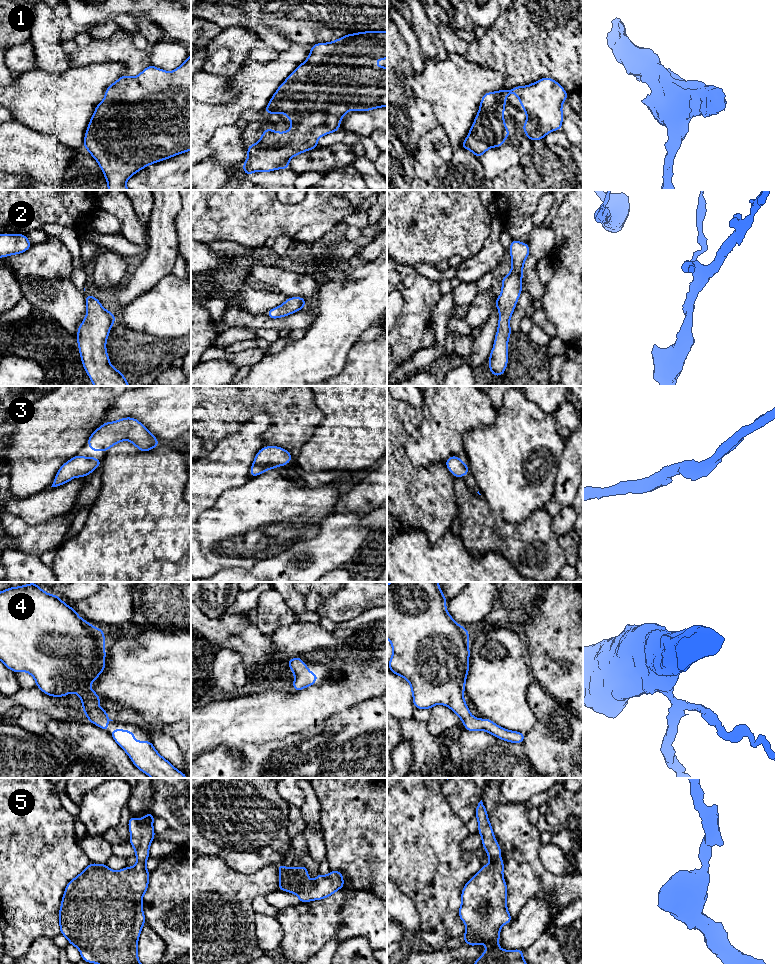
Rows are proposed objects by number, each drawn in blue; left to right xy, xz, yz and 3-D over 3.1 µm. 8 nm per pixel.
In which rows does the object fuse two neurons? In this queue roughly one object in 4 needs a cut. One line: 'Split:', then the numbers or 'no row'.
Split: no row

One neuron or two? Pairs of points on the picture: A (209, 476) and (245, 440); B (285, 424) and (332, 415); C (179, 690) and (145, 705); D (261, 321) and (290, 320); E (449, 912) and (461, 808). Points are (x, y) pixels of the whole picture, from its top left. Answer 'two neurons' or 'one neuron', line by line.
A: one neuron
B: two neurons
C: one neuron
D: one neuron
E: two neurons

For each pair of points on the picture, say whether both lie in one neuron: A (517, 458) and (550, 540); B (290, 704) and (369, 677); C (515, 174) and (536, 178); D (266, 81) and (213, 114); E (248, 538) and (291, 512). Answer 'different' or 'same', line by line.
A: different
B: same
C: same
D: same
E: same

